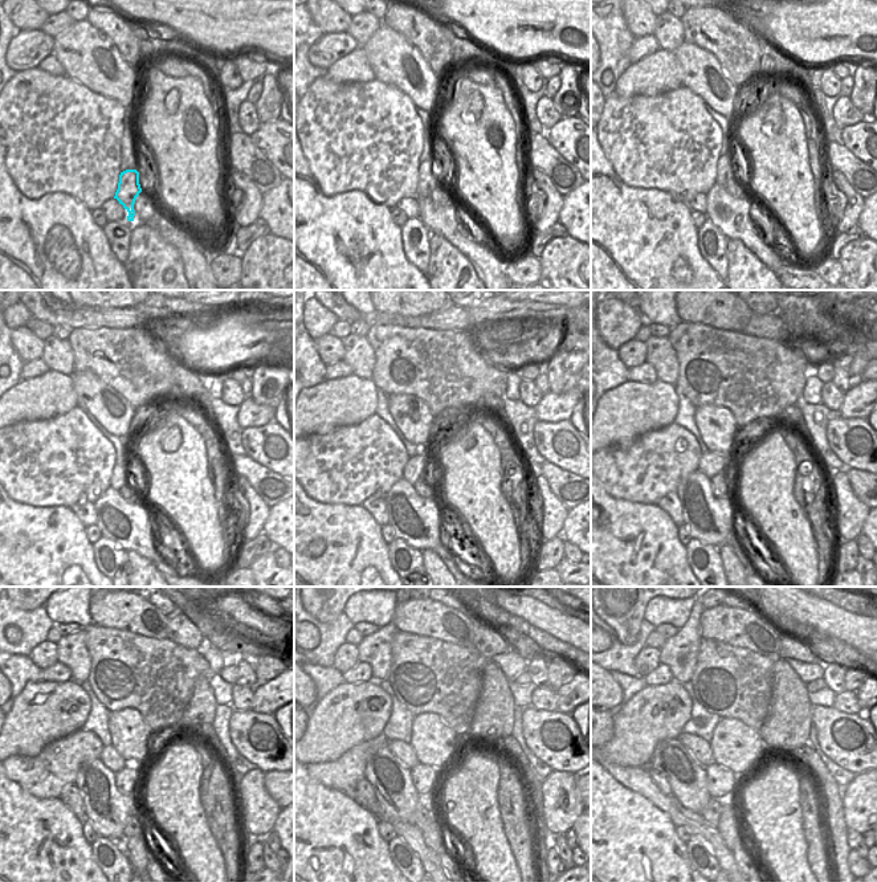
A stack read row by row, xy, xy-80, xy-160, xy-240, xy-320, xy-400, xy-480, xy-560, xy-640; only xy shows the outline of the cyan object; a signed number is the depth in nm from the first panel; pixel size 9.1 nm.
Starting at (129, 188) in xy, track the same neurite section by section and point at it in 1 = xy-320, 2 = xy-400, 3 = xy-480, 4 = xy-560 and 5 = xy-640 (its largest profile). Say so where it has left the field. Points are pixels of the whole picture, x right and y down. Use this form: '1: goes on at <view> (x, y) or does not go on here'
1: goes on at xy-320 (416, 465)
2: goes on at xy-400 (710, 464)
3: goes on at xy-480 (109, 756)
4: goes on at xy-560 (403, 751)
5: goes on at xy-640 (701, 750)

